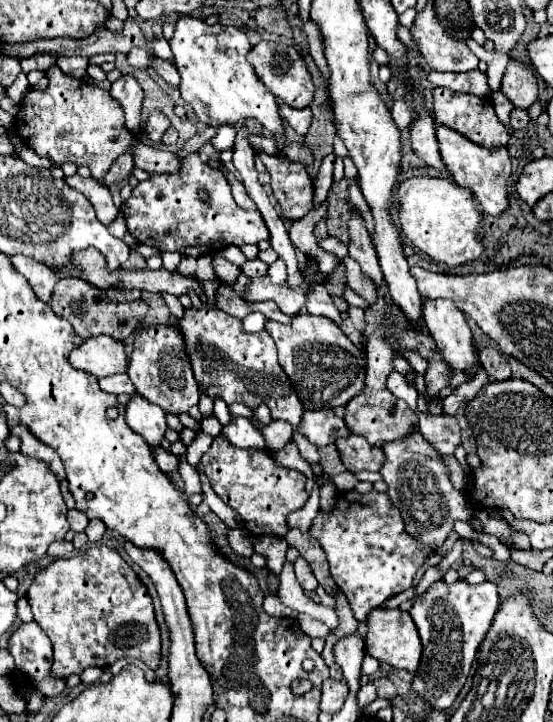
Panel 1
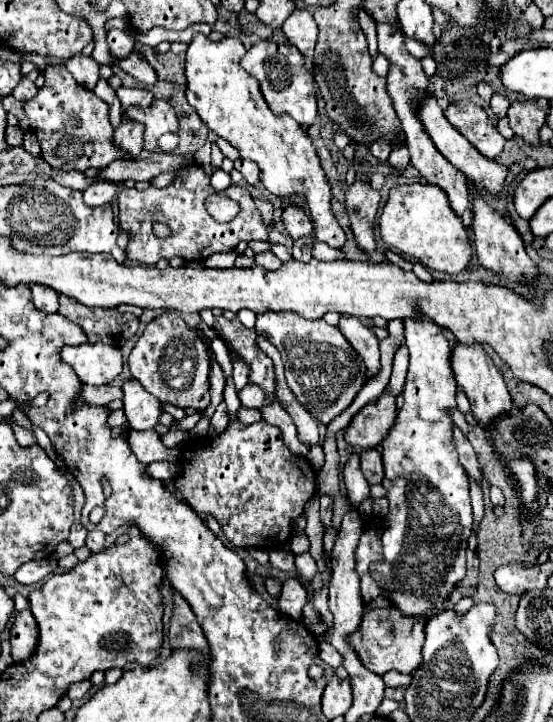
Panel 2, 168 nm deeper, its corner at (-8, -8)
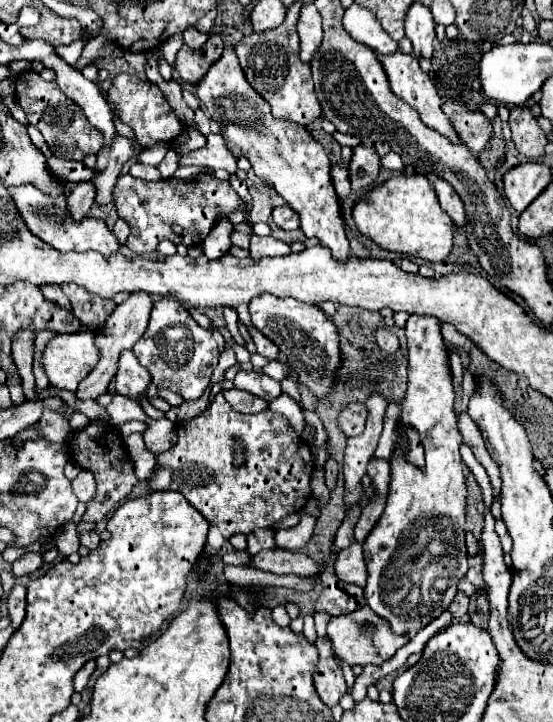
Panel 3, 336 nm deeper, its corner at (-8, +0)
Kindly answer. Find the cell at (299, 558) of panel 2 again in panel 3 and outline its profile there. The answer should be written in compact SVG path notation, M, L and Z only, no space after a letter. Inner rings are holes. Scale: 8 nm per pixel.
M302 512L302 520L300 520L298 526L288 528L288 530L276 530L276 534L274 534L276 546L284 548L284 550L300 552L308 544L312 530L314 530L314 524L316 524L316 520Z

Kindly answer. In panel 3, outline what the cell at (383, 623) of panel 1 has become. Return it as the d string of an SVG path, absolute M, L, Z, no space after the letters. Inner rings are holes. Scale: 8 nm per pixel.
M362 606L360 610L350 612L346 616L332 618L328 622L326 630L328 630L328 636L332 638L334 652L350 666L354 666L354 664L360 664L360 666L382 664L382 662L390 660L396 654L396 650L400 650L402 646L406 646L410 642L408 634L396 634L390 628L390 622L376 616L376 612L372 612L372 608L368 608L368 606Z

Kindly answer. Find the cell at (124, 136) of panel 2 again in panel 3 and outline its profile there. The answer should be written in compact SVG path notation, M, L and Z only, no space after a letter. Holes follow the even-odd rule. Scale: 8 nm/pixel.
M116 136L116 140L112 140L112 148L108 148L108 152L104 152L104 148L98 152L98 162L96 162L96 170L98 176L92 178L92 184L96 186L96 202L106 206L112 200L112 188L116 184L116 178L122 170L122 166L136 154L136 140L126 138L126 136Z

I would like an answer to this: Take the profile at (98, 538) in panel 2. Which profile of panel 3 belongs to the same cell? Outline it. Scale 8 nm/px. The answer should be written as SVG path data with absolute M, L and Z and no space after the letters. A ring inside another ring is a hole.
M94 530L82 532L82 534L80 534L80 544L86 546L88 550L94 550L94 548L98 548L98 544L100 544L100 536L98 536Z

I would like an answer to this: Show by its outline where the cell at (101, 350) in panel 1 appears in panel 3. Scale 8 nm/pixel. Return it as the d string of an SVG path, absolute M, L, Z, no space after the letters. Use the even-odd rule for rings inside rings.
M92 330L58 334L44 348L44 370L50 384L60 390L76 390L100 360L96 334Z

